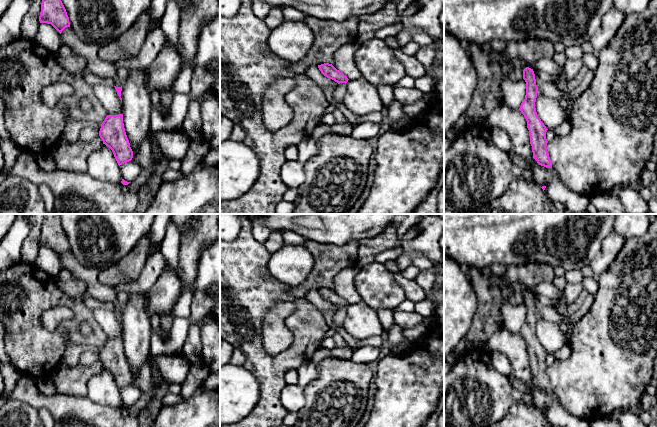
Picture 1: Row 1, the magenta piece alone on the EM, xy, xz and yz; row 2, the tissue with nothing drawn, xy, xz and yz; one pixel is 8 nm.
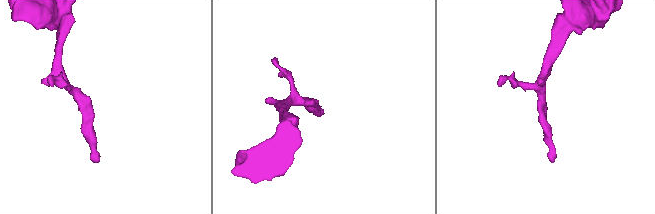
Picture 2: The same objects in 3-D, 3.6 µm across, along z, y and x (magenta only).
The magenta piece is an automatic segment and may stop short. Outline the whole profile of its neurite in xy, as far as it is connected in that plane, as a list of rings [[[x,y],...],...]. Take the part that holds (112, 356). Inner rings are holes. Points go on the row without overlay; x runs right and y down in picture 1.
[[[123,338],[107,339],[101,348],[99,360],[103,368],[112,374],[119,390],[132,384],[133,375],[125,356]]]

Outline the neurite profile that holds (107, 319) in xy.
[[[105,309],[92,310],[95,320],[106,334],[107,339],[123,338],[123,327],[115,311]]]

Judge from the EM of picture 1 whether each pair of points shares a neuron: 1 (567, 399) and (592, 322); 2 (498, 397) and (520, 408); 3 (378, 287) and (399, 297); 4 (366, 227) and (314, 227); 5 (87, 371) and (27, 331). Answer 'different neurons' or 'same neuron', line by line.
1: same neuron
2: different neurons
3: same neuron
4: same neuron
5: different neurons

